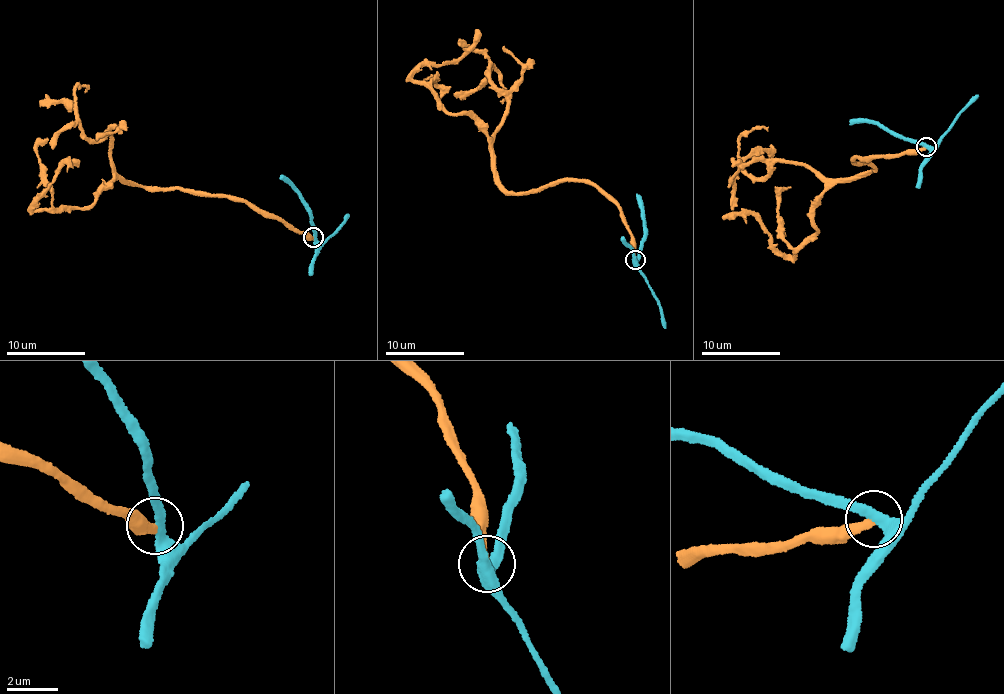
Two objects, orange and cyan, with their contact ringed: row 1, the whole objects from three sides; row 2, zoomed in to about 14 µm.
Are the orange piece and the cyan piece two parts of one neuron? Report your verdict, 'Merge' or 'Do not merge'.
Do not merge

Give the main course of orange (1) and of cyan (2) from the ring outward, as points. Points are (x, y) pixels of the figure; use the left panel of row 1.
1: (313, 237), (228, 196), (150, 188), (123, 176), (81, 208), (32, 207), (63, 164), (76, 161)
2: (315, 236), (308, 210), (284, 179), (279, 178)

